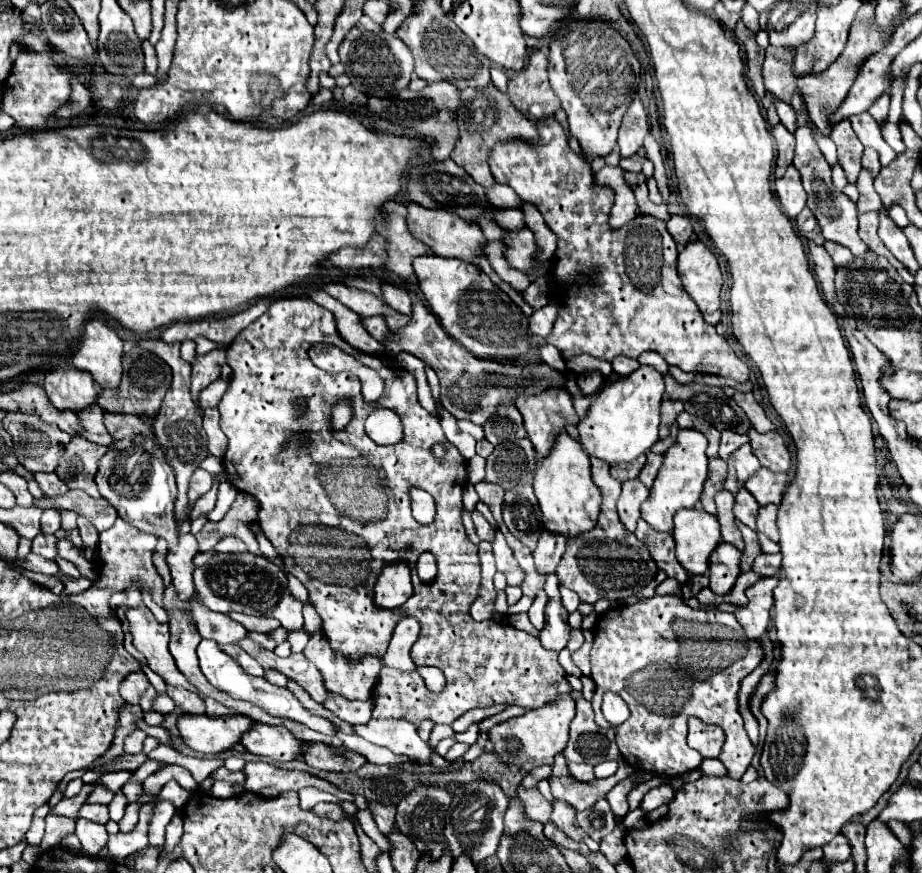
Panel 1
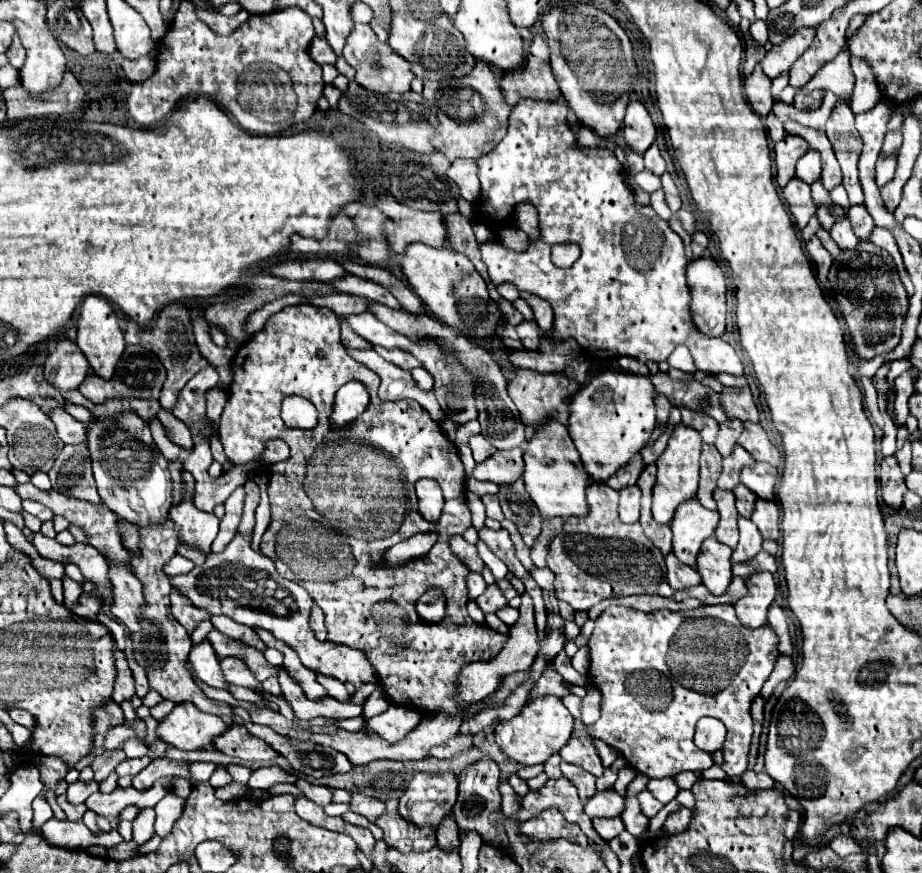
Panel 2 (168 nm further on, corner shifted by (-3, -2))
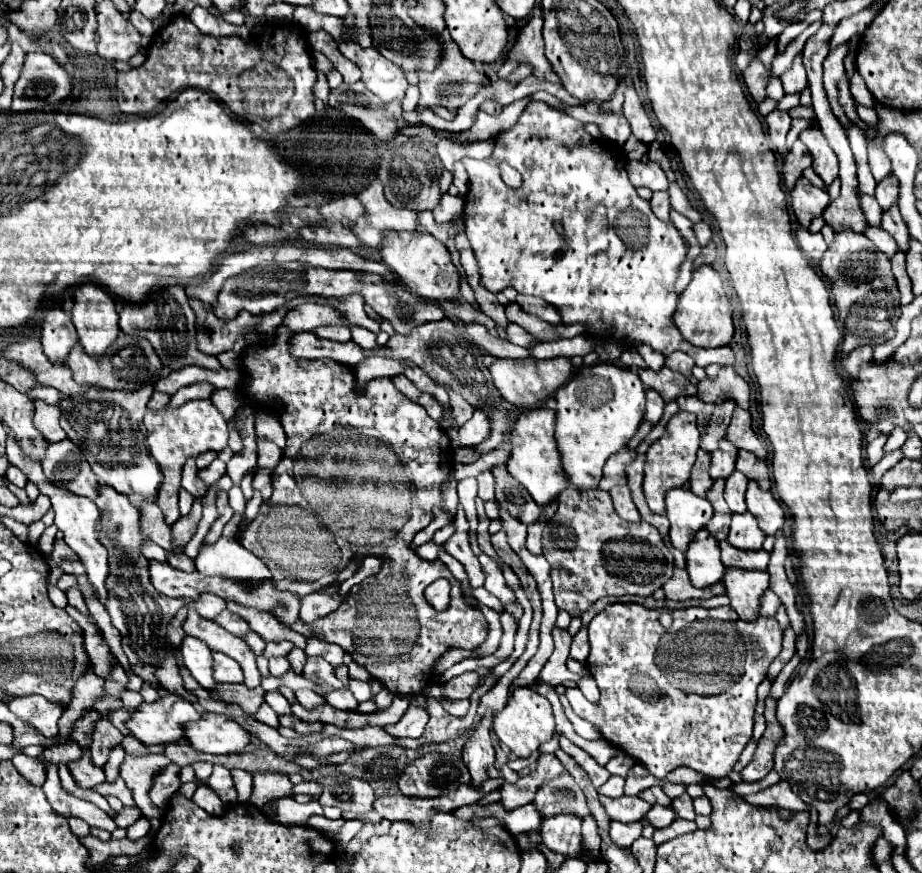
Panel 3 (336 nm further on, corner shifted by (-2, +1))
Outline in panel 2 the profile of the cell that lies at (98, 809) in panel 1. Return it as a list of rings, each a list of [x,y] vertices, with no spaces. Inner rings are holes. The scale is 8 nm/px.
[[[169,777],[161,778],[147,791],[139,791],[135,790],[135,788],[127,788],[127,790],[117,788],[113,792],[109,792],[109,794],[97,792],[97,794],[89,796],[85,806],[87,806],[87,810],[93,810],[97,816],[111,822],[129,804],[137,804],[140,809],[155,807],[155,804],[169,793],[171,780],[172,778]]]

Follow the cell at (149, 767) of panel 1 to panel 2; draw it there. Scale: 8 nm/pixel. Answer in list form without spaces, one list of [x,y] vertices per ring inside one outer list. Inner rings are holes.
[[[191,762],[189,764],[189,782],[197,784],[197,782],[207,782],[211,772],[215,770],[215,764],[207,764],[207,762]]]

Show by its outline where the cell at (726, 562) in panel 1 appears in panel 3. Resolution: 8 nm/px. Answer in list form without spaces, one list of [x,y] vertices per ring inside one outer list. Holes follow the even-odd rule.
[[[700,529],[698,537],[688,545],[686,571],[694,587],[710,587],[720,581],[726,571],[720,561],[718,541],[706,529]]]

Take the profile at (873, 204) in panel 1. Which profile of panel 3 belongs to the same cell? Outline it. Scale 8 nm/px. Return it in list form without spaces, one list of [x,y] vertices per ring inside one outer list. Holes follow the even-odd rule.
[[[870,227],[864,235],[876,245],[878,251],[882,251],[882,253],[886,253],[886,255],[894,255],[894,253],[898,251],[898,245],[896,245],[896,241],[892,239],[892,235],[886,233],[886,231],[880,229],[880,227]]]

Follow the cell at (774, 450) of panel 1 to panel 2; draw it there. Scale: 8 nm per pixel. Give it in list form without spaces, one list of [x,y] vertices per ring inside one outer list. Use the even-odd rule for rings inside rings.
[[[745,422],[743,424],[745,430],[739,438],[739,444],[757,460],[757,462],[767,462],[771,466],[781,466],[783,458],[781,458],[781,452],[771,444],[767,432],[757,426],[757,424],[751,424],[751,422]]]

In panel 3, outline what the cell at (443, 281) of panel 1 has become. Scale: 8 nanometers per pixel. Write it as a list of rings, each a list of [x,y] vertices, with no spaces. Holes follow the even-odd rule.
[[[386,231],[386,237],[382,237],[382,249],[380,249],[382,261],[394,271],[400,279],[400,283],[430,301],[448,301],[450,297],[460,295],[458,289],[458,271],[450,261],[450,253],[440,243],[426,231],[416,231],[416,233],[406,233],[406,231]]]

